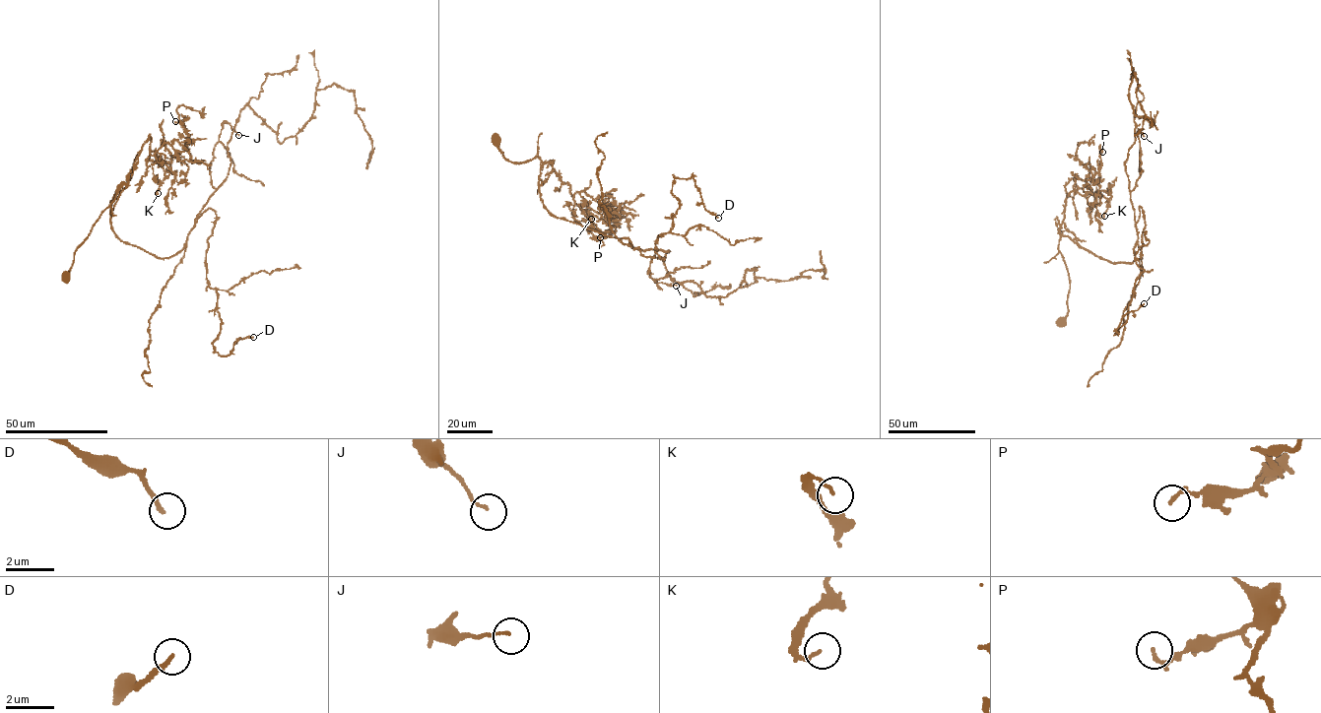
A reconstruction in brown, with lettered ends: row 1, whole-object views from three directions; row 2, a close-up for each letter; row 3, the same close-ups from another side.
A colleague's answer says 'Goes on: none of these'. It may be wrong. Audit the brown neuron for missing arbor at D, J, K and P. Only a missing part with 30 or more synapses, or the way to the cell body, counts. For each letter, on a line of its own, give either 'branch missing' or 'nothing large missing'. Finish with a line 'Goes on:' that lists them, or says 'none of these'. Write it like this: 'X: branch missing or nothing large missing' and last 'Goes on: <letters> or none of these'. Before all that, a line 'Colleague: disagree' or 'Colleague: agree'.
Colleague: agree
D: nothing large missing
J: nothing large missing
K: nothing large missing
P: nothing large missing
Goes on: none of these

